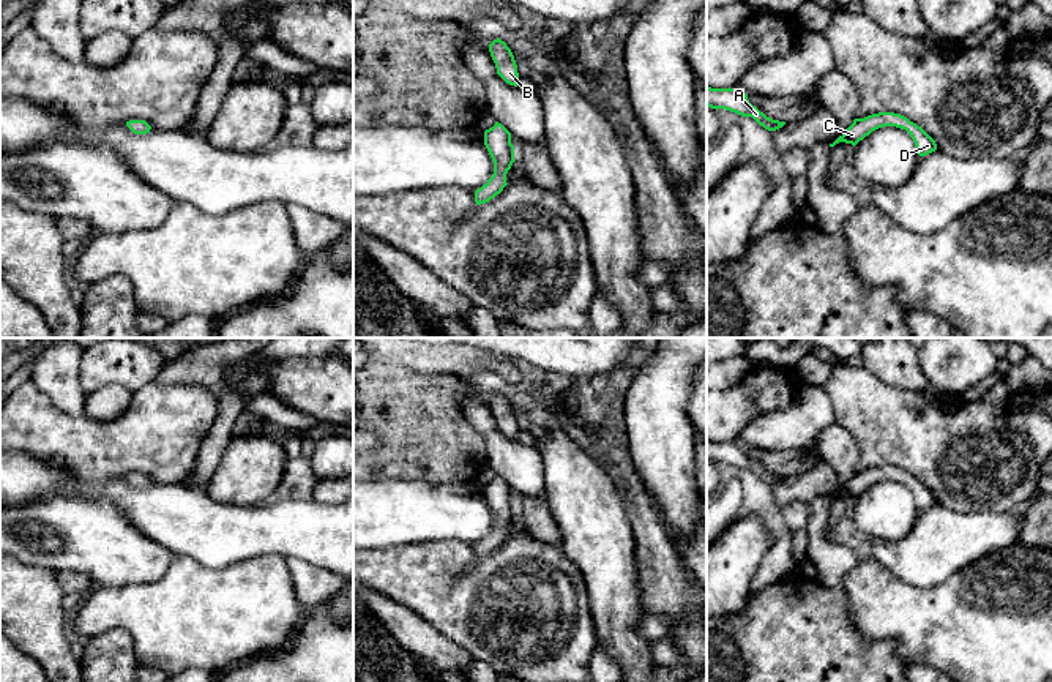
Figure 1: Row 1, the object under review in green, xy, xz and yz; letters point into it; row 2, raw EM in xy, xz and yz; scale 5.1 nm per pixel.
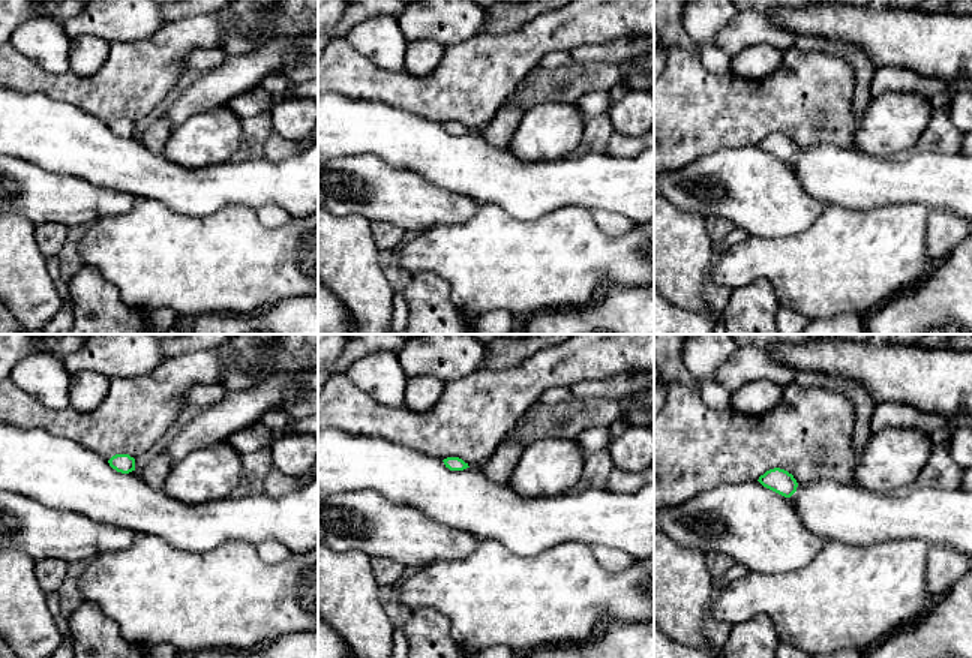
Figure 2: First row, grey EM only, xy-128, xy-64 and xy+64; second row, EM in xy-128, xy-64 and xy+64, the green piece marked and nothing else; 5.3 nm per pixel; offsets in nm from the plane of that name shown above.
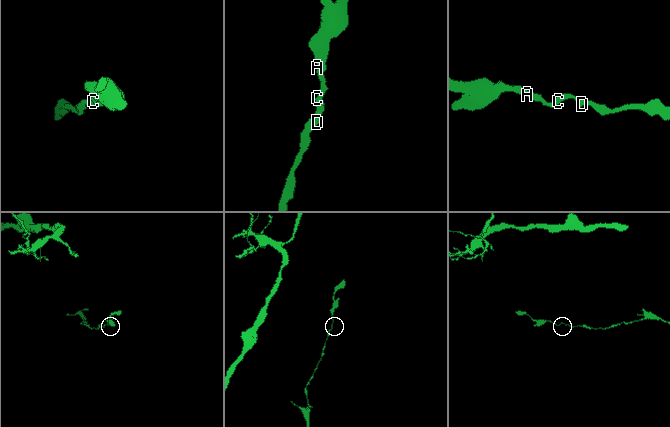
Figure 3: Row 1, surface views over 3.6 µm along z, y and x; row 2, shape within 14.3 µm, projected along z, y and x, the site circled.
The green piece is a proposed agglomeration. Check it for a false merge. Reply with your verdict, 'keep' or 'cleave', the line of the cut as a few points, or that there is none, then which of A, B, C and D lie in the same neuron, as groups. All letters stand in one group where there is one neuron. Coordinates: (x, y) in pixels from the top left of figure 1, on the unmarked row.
keep | no cut | A B C D

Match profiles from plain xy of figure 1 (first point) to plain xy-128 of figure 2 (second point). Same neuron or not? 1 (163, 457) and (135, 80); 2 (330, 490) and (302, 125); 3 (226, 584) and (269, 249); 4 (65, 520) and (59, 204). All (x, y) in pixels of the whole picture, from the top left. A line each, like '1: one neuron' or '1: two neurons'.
1: one neuron
2: two neurons
3: one neuron
4: one neuron

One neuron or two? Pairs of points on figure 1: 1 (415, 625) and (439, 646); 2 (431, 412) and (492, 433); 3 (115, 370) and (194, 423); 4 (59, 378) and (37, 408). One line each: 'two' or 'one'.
1: one
2: two
3: two
4: two

